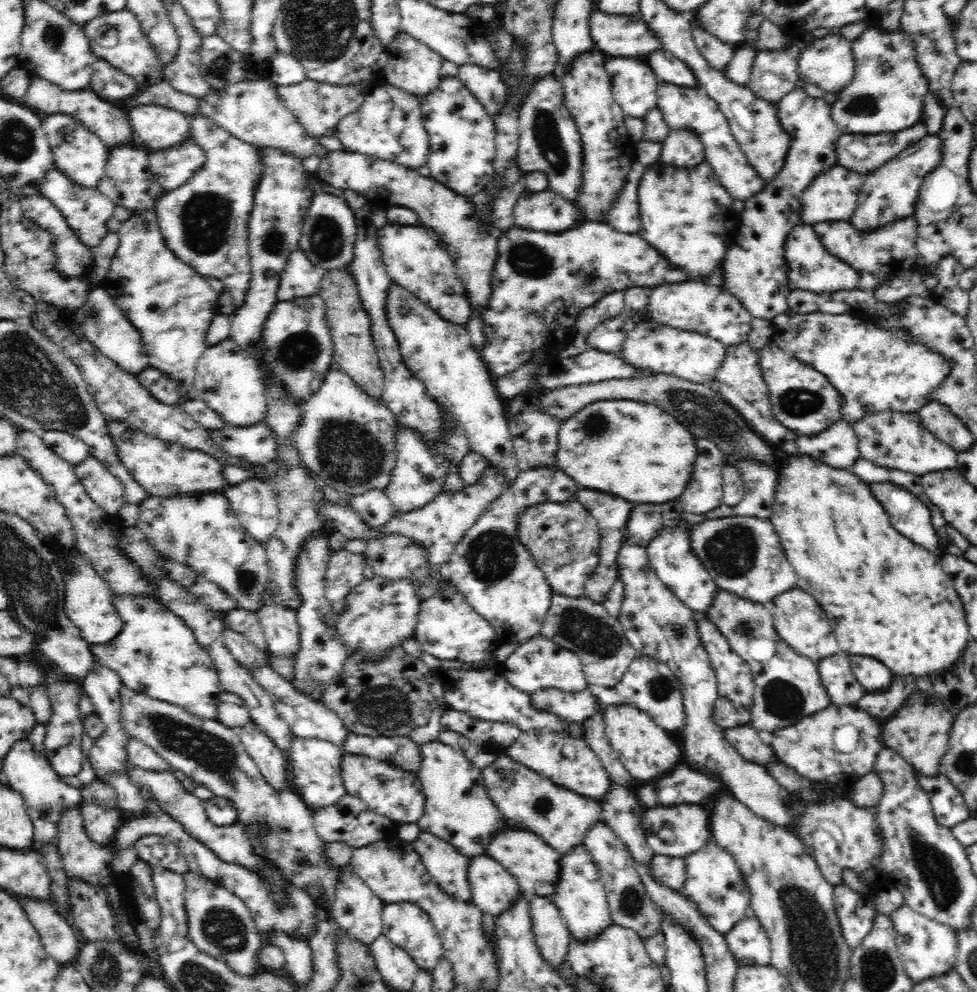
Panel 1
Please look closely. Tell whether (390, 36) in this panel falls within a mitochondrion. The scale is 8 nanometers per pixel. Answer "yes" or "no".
no

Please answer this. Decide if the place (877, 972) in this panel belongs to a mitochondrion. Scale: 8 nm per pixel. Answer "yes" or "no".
yes

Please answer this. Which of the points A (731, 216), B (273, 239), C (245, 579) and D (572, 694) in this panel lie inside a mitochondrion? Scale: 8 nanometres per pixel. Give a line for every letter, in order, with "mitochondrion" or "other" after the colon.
A: other
B: mitochondrion
C: mitochondrion
D: other

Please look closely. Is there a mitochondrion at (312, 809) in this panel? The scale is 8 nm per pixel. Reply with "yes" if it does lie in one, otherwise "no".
no

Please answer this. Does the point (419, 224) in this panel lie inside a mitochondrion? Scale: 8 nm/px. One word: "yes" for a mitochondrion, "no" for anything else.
no

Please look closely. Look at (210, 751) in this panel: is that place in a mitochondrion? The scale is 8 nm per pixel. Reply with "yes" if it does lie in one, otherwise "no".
yes

